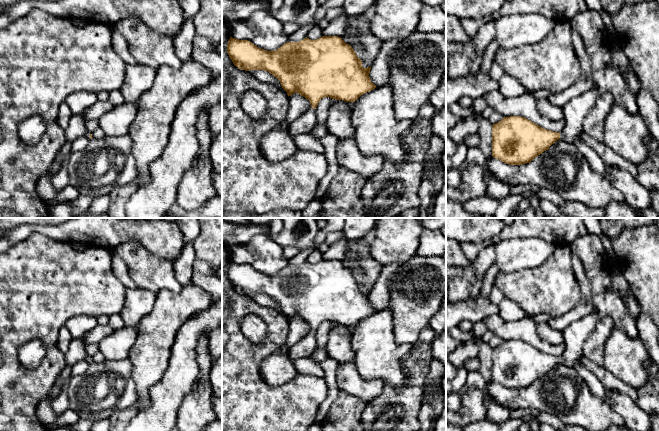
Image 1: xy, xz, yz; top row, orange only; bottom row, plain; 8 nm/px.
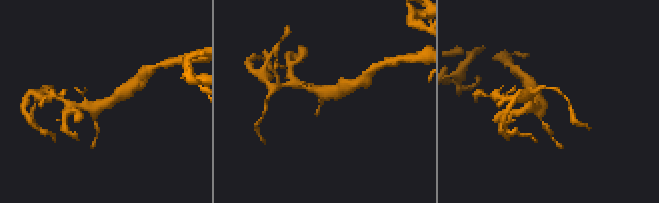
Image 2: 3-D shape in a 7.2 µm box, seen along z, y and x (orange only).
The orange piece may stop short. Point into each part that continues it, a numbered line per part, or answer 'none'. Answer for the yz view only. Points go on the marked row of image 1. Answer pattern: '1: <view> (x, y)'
1: yz (575, 112)

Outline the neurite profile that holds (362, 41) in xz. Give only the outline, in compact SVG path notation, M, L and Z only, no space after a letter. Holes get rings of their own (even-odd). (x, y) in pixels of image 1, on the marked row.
M373 3L363 14L348 16L346 31L342 37L342 40L349 44L357 57L362 60L363 68L371 67L382 46L382 42L370 31L370 22L374 15Z

